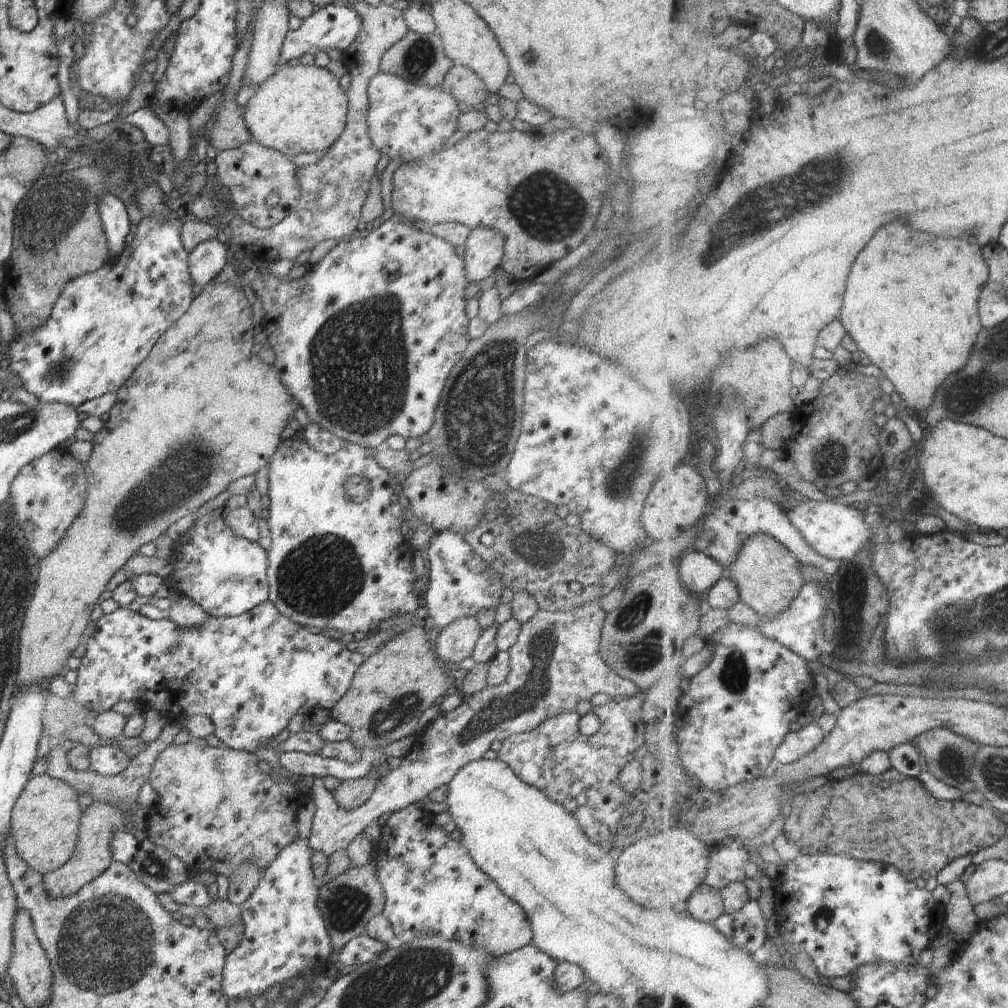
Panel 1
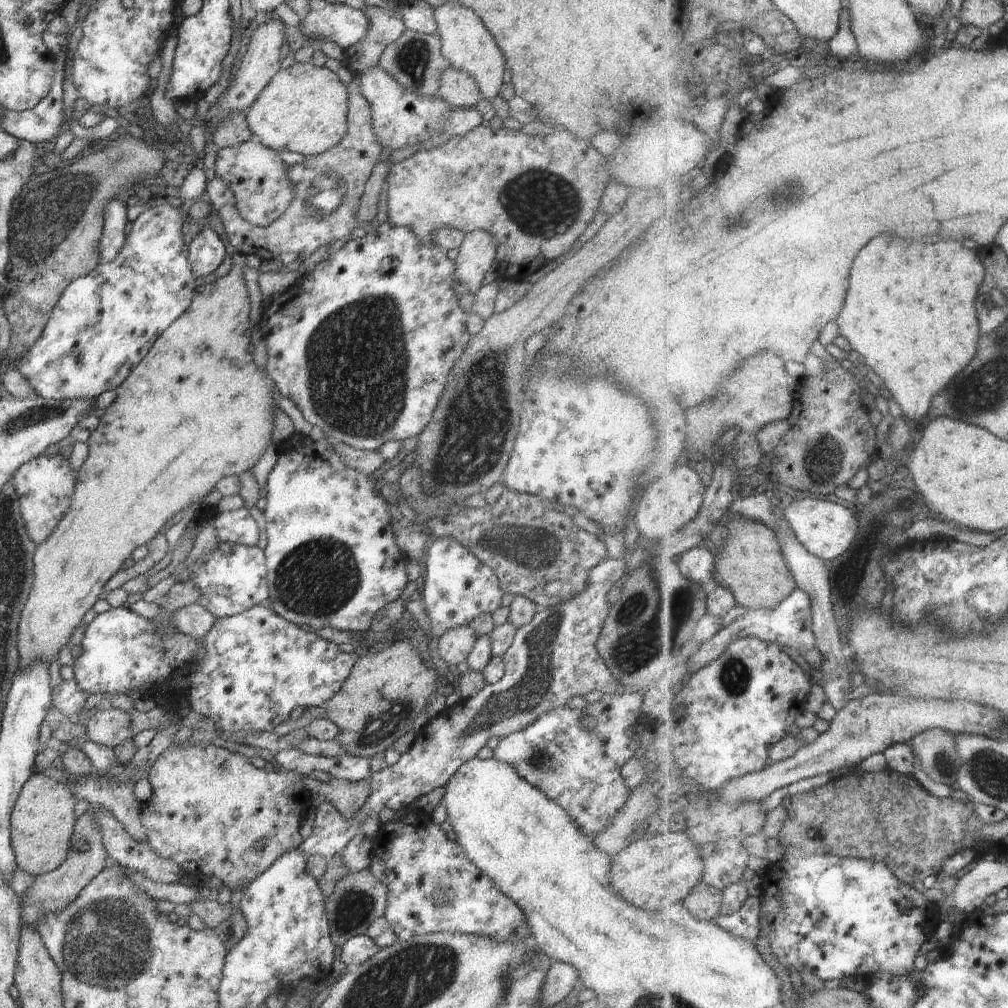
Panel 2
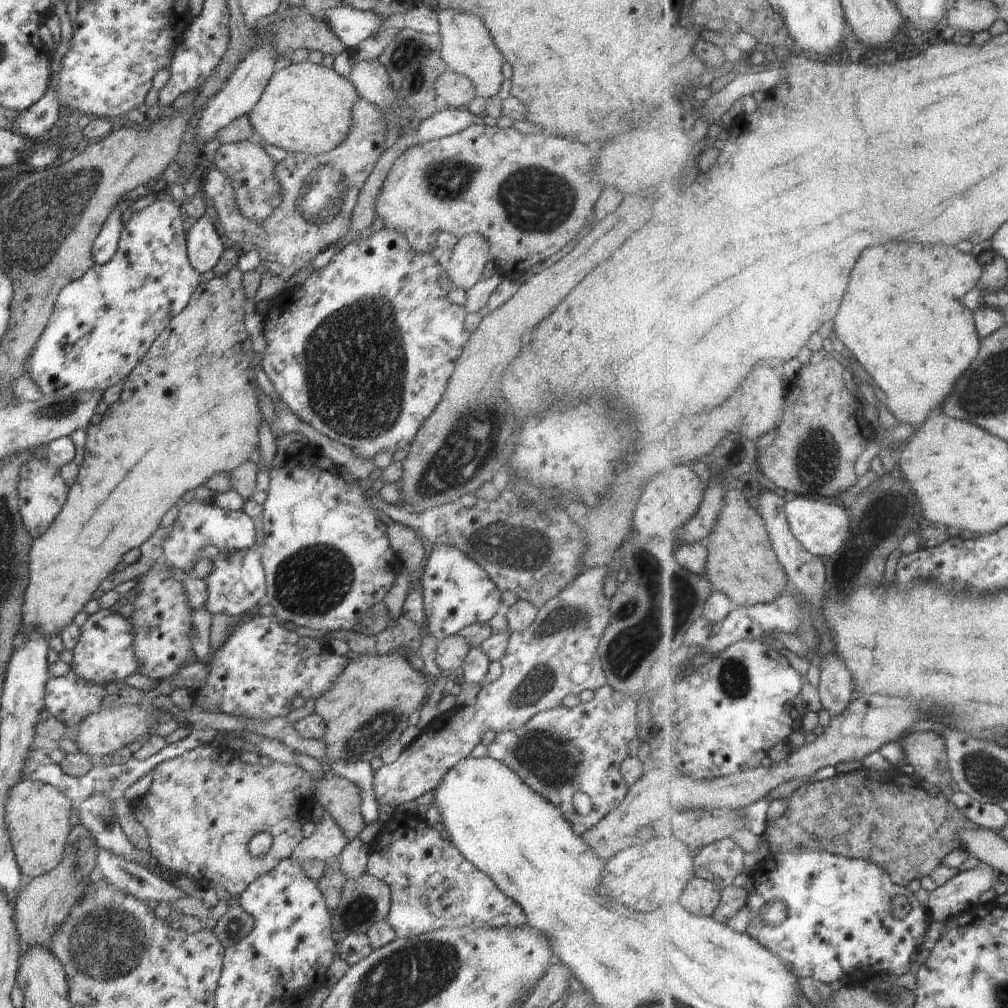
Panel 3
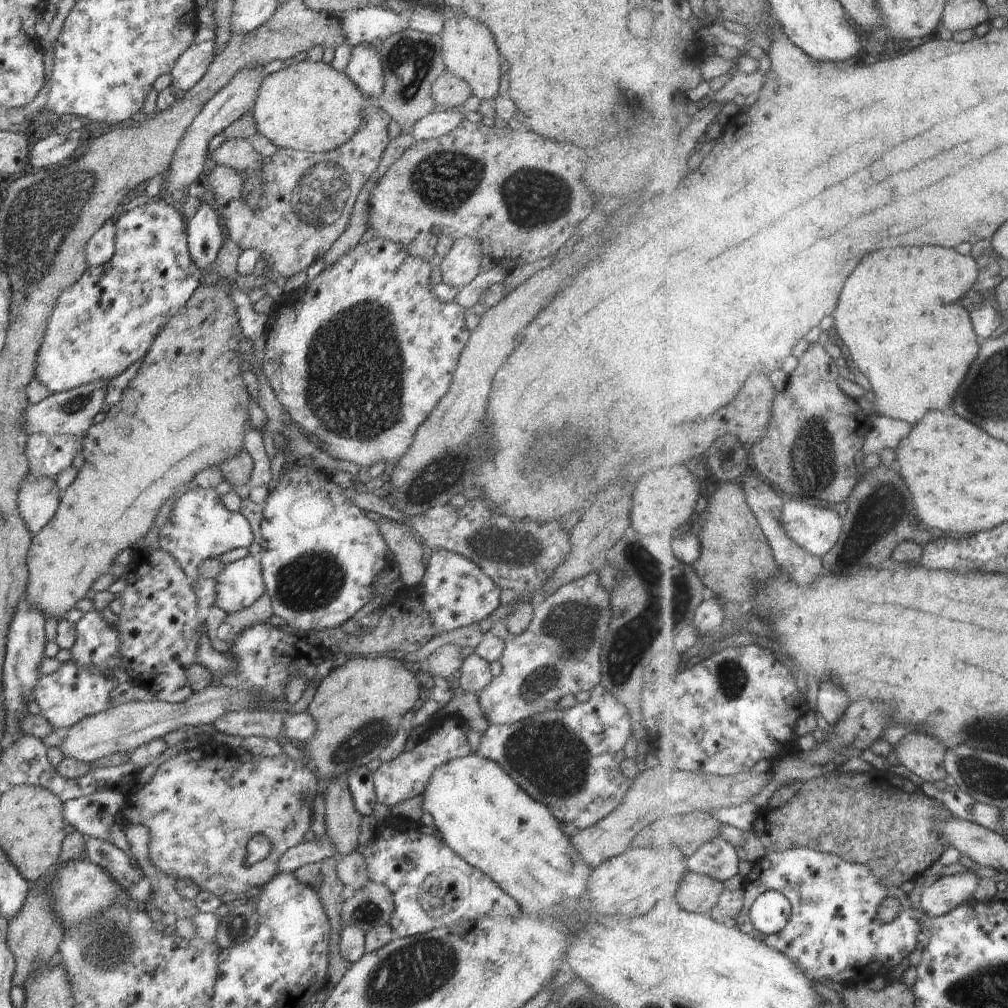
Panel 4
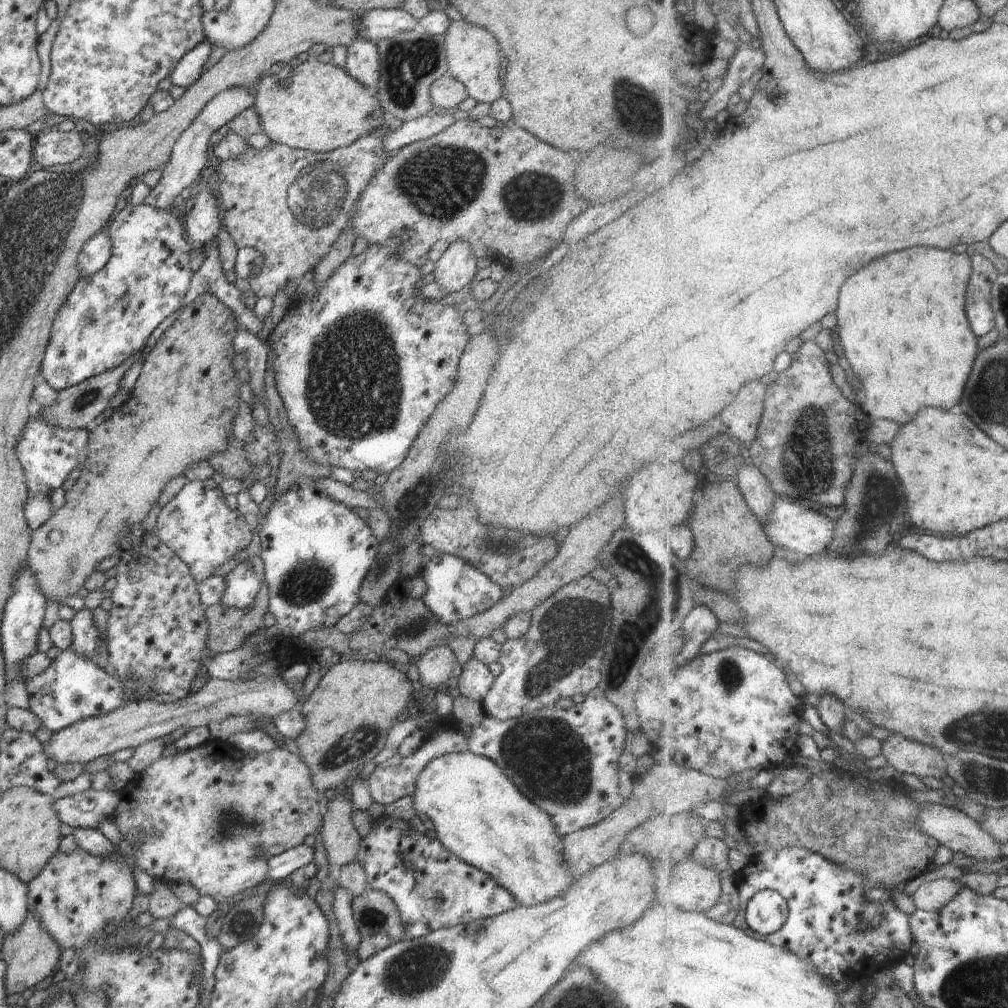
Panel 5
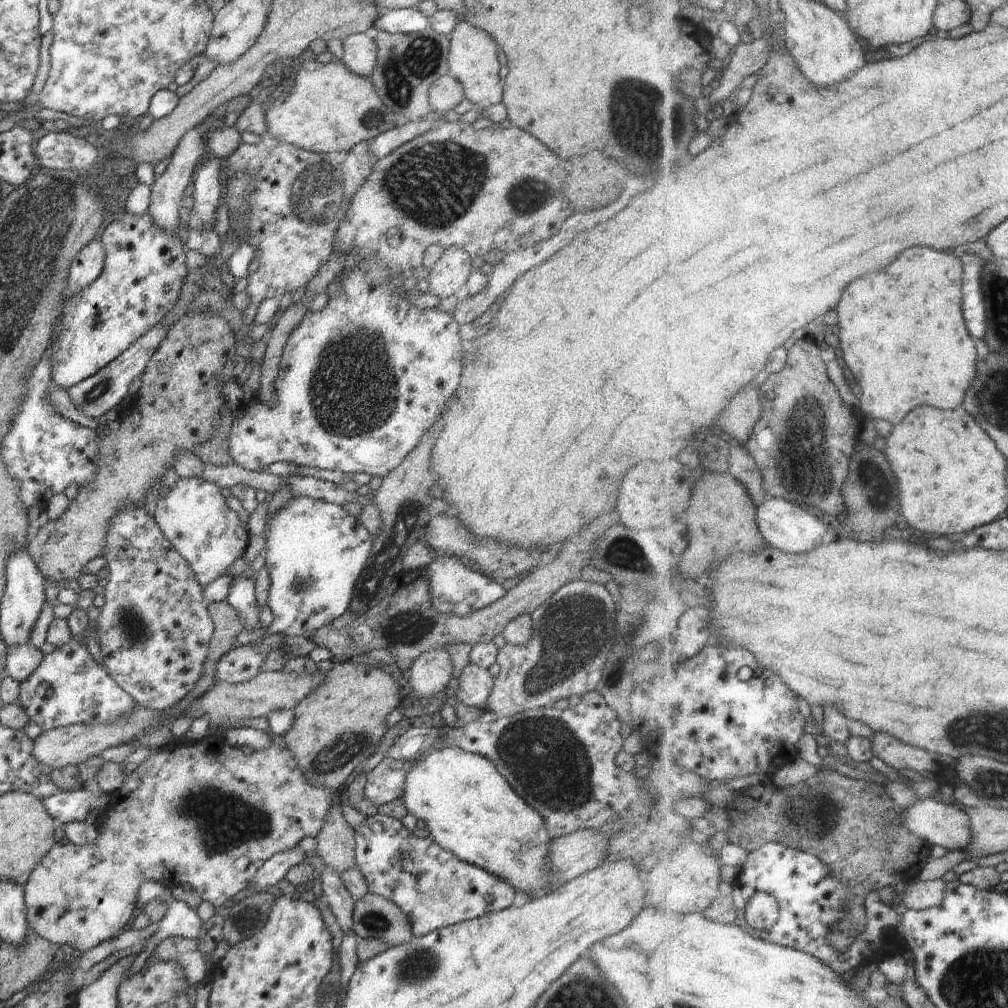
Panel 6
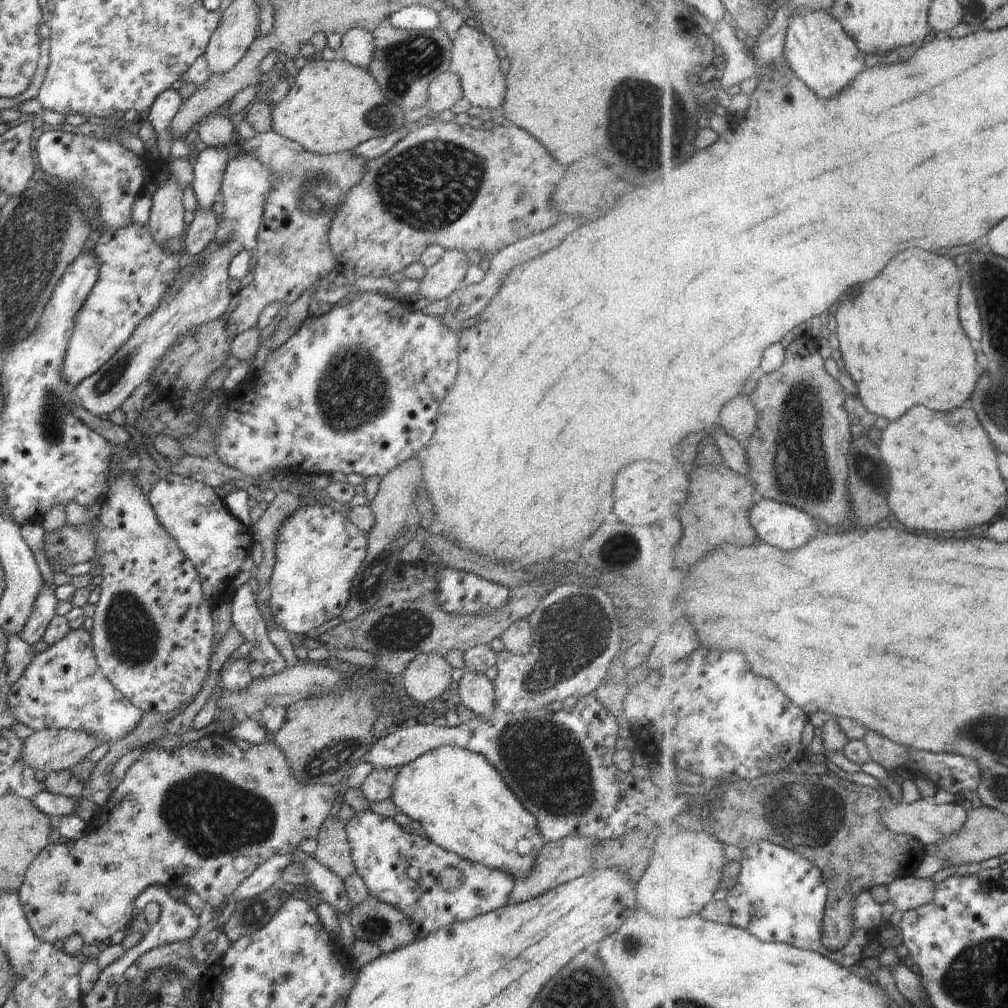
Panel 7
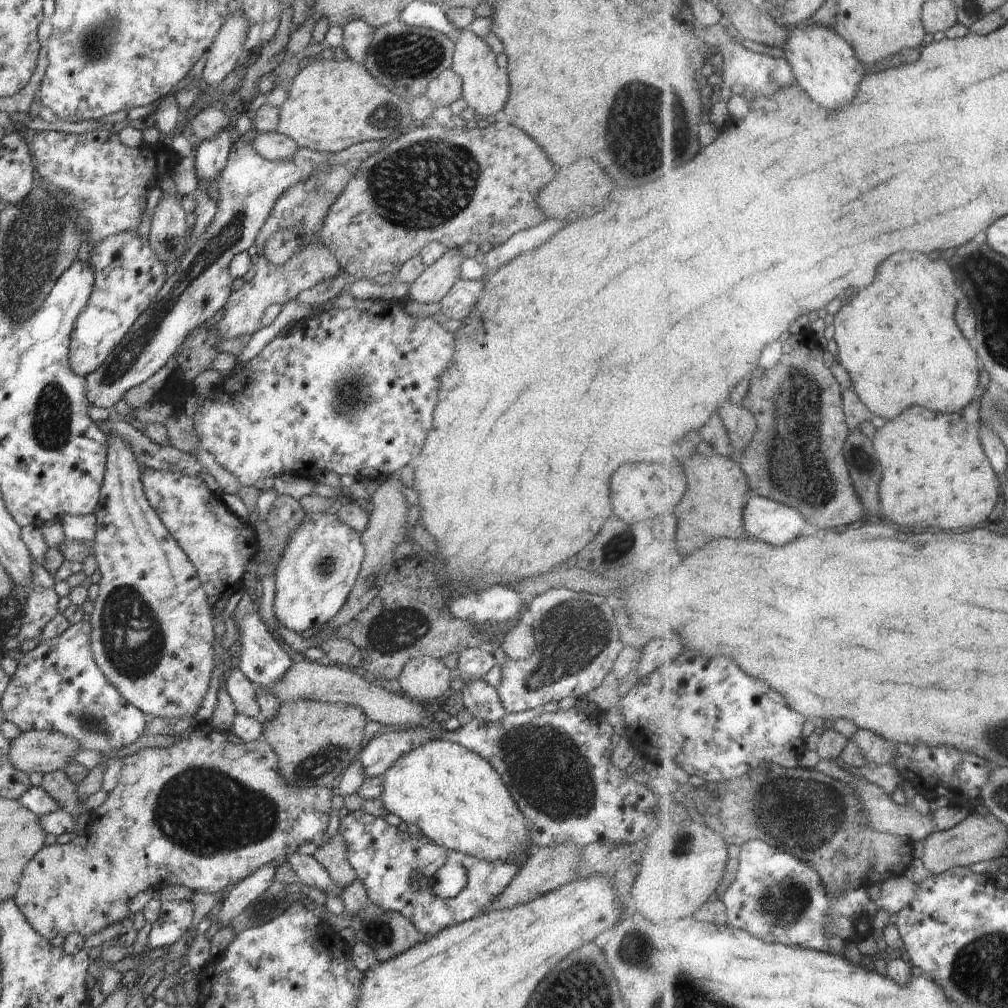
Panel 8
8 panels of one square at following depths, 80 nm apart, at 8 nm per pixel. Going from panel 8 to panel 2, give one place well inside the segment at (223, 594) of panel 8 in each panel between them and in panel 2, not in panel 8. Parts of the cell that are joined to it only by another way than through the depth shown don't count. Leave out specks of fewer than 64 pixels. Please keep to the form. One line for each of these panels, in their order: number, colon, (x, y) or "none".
2: (238, 526)
3: (200, 523)
4: (200, 526)
5: (197, 525)
6: (194, 517)
7: (210, 536)

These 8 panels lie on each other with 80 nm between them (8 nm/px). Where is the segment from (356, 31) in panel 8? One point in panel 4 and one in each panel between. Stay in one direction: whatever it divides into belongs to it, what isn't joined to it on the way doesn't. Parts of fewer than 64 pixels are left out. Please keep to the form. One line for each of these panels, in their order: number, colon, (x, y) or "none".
4: (365, 70)
5: (362, 63)
6: (360, 51)
7: (358, 46)

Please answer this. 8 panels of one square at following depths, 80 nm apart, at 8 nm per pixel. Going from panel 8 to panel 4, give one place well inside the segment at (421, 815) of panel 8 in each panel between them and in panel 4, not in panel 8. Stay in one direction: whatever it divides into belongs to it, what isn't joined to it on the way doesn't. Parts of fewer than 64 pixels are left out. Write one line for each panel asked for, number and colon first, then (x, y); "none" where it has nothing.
4: (484, 816)
5: (478, 813)
6: (471, 811)
7: (464, 805)

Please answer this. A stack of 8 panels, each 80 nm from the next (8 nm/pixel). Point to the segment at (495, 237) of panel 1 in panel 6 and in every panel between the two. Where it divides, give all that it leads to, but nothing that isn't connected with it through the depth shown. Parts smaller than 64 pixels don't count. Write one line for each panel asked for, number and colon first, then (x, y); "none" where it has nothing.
2: (477, 253)
3: (471, 254)
4: (460, 266)
5: (457, 267)
6: (447, 277)

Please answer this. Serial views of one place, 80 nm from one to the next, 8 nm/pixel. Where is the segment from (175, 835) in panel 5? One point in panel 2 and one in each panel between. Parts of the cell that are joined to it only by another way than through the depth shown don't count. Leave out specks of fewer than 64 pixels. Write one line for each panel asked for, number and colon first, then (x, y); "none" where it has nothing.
2: (210, 807)
3: (202, 808)
4: (201, 807)

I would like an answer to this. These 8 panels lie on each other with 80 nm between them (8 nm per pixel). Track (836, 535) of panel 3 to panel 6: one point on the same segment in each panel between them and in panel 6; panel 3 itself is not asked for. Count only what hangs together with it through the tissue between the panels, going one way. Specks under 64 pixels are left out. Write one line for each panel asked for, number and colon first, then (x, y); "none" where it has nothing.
4: (816, 528)
5: (808, 533)
6: (788, 527)

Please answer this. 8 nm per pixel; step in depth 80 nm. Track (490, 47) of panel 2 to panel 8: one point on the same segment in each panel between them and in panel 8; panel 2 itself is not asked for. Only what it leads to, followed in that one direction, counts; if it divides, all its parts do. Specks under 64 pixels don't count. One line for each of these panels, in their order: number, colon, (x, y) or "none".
3: (467, 48)
4: (469, 51)
5: (473, 55)
6: (472, 60)
7: (474, 60)
8: (485, 87)

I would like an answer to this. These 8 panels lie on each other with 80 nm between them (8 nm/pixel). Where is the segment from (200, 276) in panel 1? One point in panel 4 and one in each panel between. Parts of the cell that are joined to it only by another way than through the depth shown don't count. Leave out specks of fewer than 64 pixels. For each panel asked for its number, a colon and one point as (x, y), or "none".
2: (206, 252)
3: (204, 247)
4: (204, 236)

